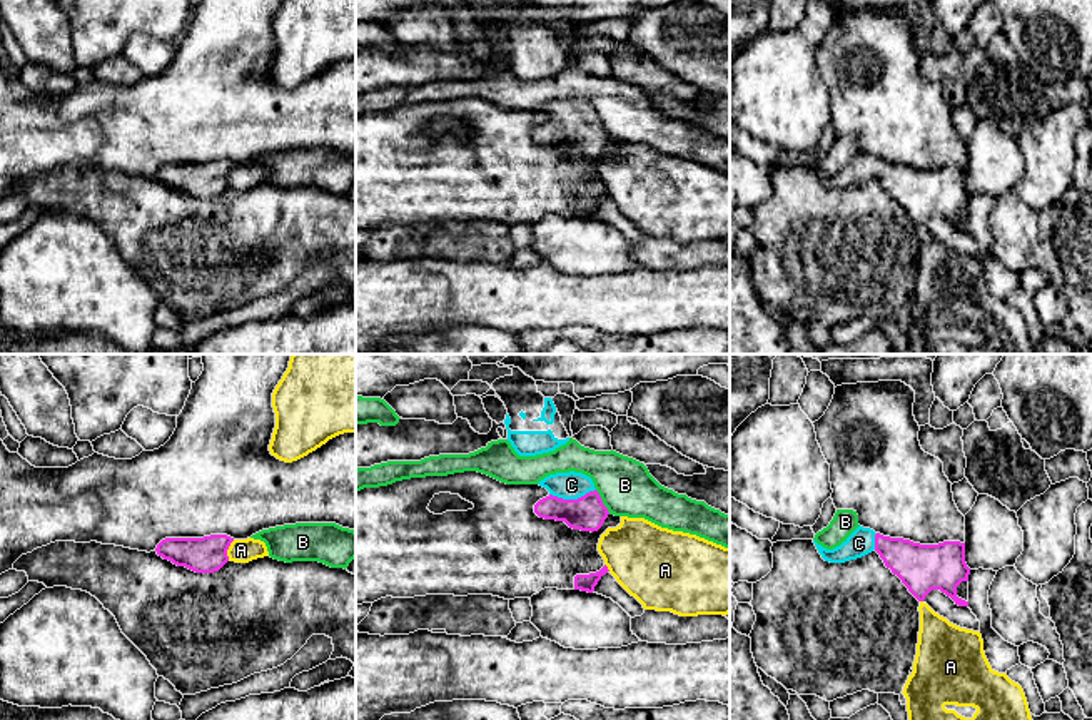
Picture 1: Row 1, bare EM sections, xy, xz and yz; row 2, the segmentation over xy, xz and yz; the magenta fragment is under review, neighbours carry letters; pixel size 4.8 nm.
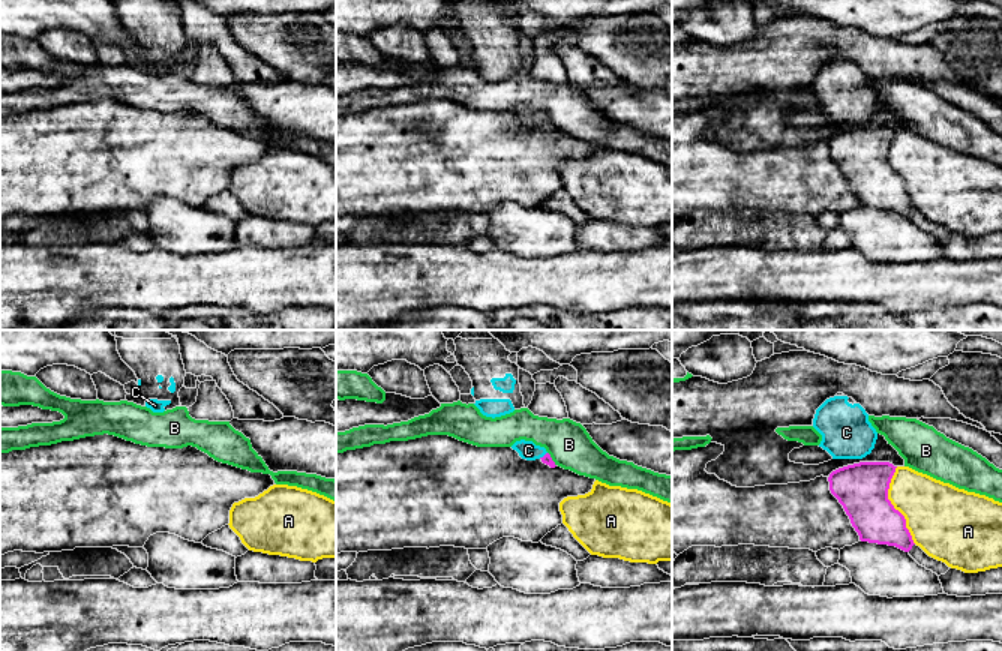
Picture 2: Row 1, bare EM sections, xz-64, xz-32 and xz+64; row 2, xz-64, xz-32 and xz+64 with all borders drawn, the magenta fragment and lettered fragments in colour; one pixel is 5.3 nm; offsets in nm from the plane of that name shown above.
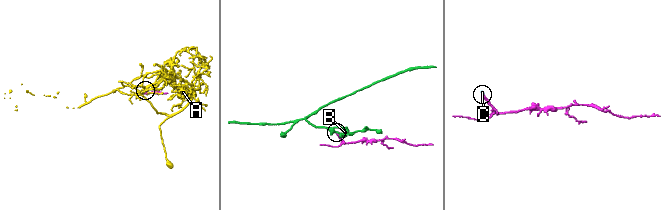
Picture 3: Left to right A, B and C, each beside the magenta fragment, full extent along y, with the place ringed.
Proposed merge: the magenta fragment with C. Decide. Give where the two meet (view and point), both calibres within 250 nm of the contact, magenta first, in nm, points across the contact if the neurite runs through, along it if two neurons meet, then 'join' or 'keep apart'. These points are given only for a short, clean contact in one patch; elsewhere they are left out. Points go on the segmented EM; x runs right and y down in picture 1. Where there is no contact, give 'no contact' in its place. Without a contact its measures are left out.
meets magenta in xz at (571, 500); 170 nm thick on the magenta side, 130 nm on the other; runs through xz (586, 513), (571, 500), (571, 485); join

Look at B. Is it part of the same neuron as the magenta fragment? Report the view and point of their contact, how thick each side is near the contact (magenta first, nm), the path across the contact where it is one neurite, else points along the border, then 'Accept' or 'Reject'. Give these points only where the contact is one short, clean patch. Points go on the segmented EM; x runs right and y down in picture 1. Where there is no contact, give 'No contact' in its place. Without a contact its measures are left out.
Touches magenta at xz (601, 501). Thickness 170 nm (magenta) against 260 nm. Boundary: xz (595, 490), (610, 513). Reject

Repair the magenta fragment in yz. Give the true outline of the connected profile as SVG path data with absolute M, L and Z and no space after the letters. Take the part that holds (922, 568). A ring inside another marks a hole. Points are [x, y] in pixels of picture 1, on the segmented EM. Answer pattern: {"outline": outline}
{"outline": "M858 526L833 550L823 548L815 540L813 543L822 558L830 563L857 560L875 550L885 566L902 580L918 601L923 601L932 590L940 590L955 605L968 606L968 601L957 596L957 586L968 581L970 575L965 563L965 543L920 545L903 538L883 536L863 526Z"}

